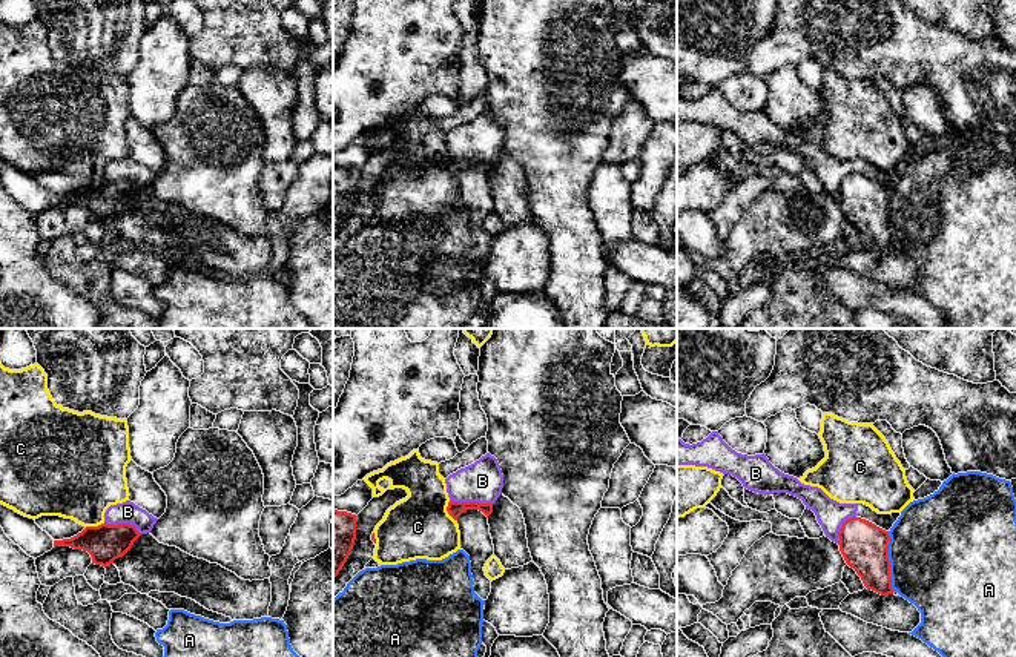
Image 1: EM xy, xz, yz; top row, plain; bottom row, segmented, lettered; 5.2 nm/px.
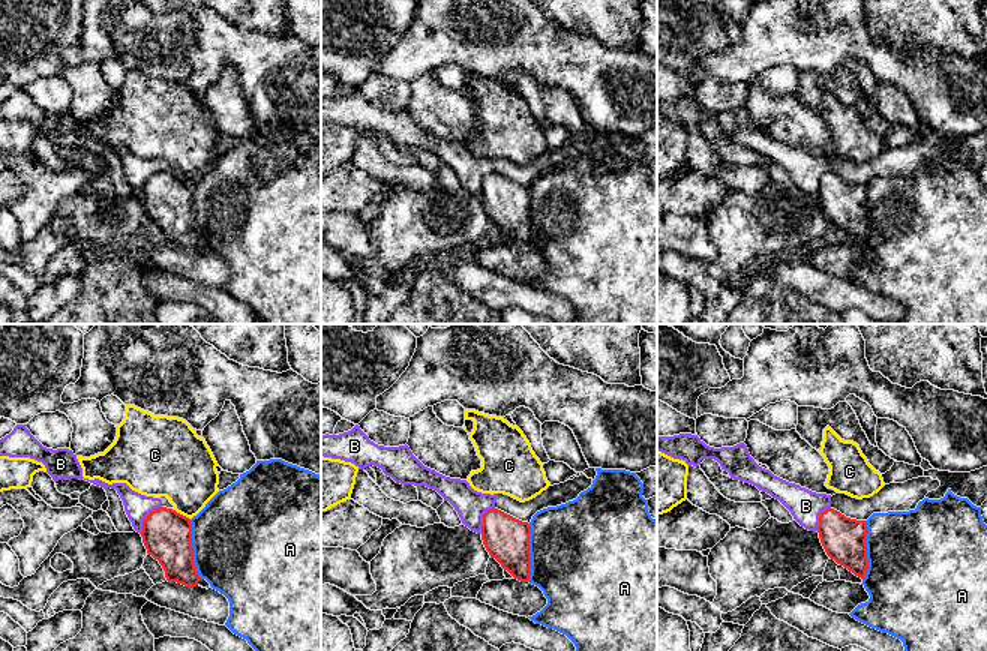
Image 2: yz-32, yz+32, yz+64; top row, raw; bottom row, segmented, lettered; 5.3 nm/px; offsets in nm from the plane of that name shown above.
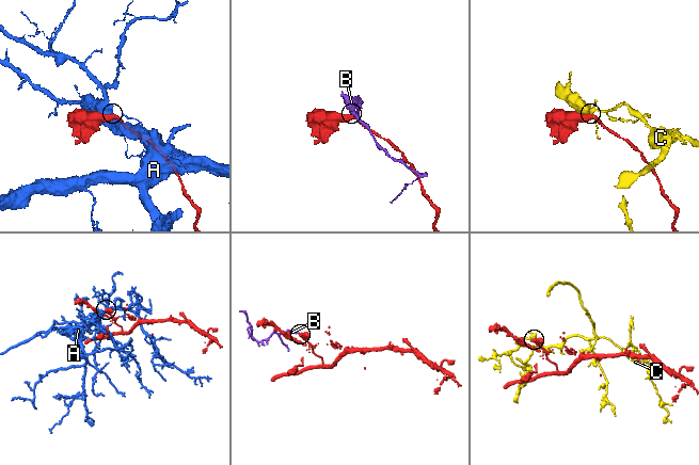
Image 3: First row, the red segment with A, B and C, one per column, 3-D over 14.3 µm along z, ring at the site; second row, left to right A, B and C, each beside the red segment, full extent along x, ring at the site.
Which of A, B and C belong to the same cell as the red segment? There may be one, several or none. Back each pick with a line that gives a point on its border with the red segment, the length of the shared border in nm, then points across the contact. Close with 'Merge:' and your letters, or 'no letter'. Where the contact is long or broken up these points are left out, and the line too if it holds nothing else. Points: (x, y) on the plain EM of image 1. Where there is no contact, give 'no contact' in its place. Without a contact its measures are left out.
Merge: no letter

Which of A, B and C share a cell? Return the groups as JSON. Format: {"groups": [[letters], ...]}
{"groups": [["A"], ["B"], ["C"]]}

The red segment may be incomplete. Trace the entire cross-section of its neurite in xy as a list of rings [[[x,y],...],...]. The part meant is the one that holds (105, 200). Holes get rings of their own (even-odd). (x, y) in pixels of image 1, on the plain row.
[[[130,180],[86,183],[71,195],[54,196],[54,203],[71,203],[87,207],[92,220],[107,223],[123,213],[141,190]]]

